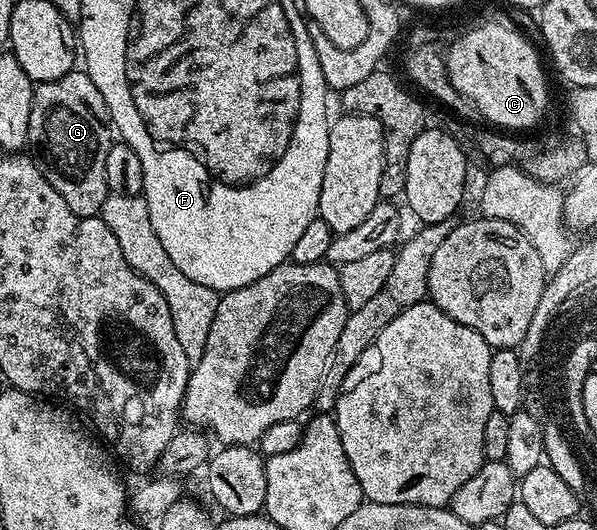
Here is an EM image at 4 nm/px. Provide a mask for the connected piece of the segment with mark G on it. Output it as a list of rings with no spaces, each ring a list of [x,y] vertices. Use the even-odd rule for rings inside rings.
[[[84,71],[40,82],[33,90],[28,148],[47,183],[63,195],[63,203],[80,217],[98,216],[110,195],[107,187],[107,151],[111,144],[108,121],[107,103],[103,103],[99,87],[91,83]]]

